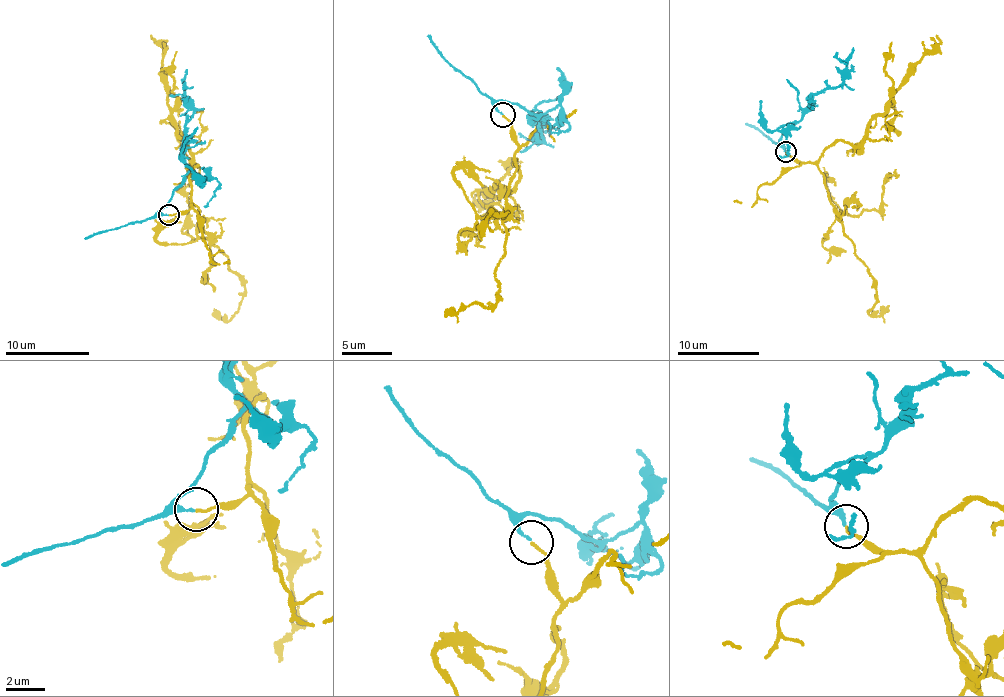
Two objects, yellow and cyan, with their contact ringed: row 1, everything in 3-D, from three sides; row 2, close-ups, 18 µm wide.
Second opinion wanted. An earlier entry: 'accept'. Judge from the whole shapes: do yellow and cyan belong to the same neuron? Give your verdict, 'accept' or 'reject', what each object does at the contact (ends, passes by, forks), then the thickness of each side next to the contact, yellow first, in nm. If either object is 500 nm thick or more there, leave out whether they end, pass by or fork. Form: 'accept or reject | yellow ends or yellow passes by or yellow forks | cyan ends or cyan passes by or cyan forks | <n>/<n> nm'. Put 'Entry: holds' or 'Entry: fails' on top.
Entry: holds
accept | yellow ends | cyan ends | 120/150 nm

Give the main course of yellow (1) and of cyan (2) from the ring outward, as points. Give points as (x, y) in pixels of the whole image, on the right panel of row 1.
1: (785, 151), (815, 165), (824, 176), (836, 216), (872, 279), (875, 290), (870, 315), (877, 316), (888, 304)
2: (785, 151), (779, 139), (797, 123), (809, 101), (839, 85), (846, 68), (844, 60), (839, 61), (848, 65)

